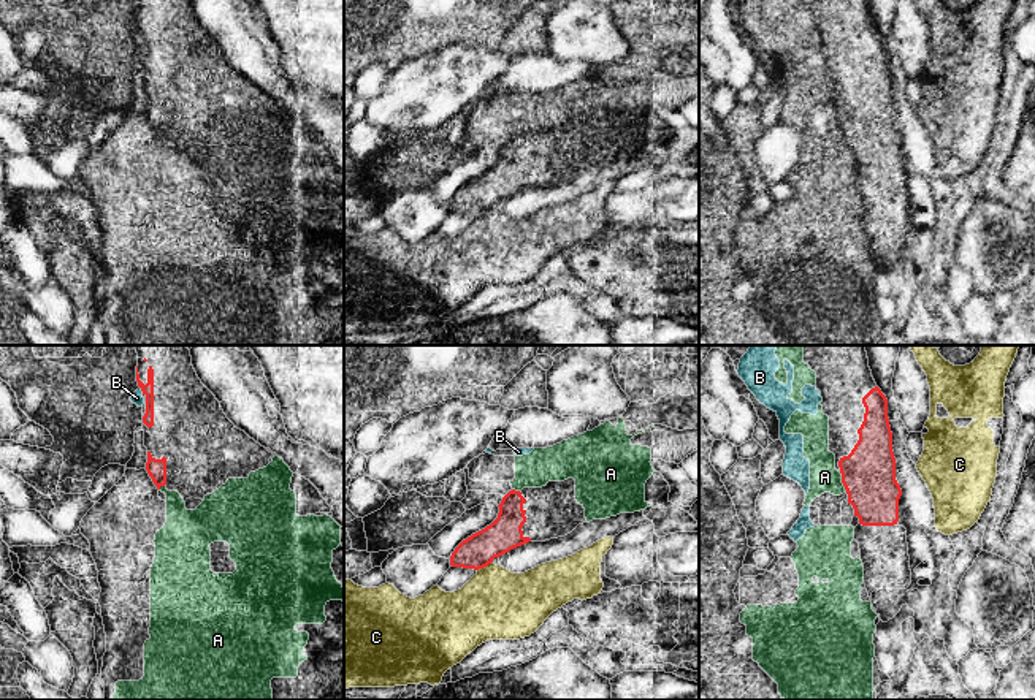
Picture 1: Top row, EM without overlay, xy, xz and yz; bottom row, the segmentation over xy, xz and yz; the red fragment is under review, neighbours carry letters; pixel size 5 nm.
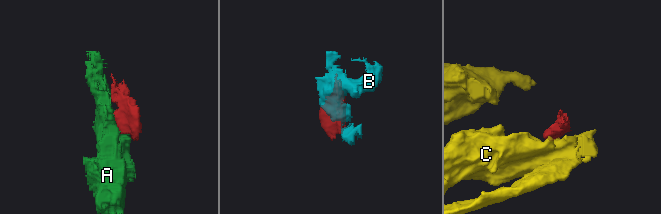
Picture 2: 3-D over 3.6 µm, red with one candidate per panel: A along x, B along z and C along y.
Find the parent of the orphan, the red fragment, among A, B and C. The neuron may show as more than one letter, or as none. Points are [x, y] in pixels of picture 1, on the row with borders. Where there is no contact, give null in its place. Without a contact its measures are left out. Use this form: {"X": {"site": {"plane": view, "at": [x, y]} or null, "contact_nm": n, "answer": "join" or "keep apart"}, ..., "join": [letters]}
{"A": {"site": {"plane": "yz", "at": [842, 480]}, "contact_nm": 90, "answer": "keep apart"}, "B": {"site": {"plane": "xy", "at": [141, 390]}, "contact_nm": 40, "answer": "keep apart"}, "C": {"site": {"plane": "xz", "at": [484, 566]}, "contact_nm": 80, "answer": "keep apart"}, "join": []}

